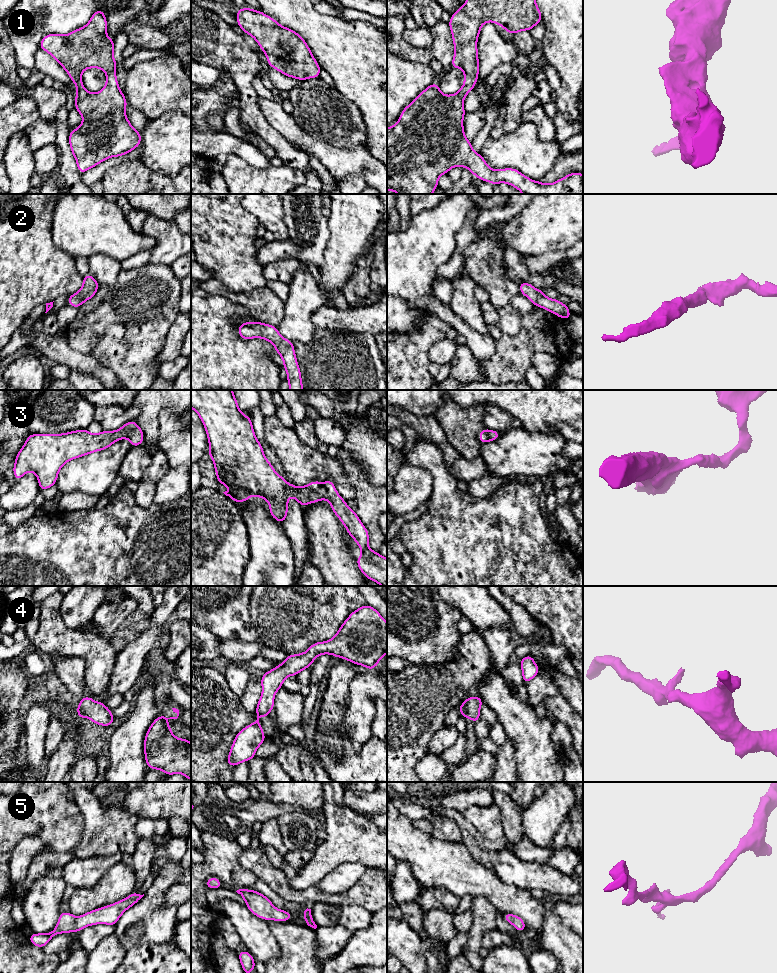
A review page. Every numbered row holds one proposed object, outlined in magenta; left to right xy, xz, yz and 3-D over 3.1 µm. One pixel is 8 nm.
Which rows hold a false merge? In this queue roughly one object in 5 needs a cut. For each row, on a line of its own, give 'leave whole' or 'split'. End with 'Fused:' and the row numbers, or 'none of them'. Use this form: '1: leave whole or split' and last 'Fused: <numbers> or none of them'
1: leave whole
2: leave whole
3: leave whole
4: leave whole
5: leave whole
Fused: none of them

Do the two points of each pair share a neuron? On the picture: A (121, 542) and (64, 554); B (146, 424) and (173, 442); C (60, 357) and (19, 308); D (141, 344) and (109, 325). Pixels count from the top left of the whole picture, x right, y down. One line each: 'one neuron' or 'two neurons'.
A: one neuron
B: two neurons
C: two neurons
D: one neuron

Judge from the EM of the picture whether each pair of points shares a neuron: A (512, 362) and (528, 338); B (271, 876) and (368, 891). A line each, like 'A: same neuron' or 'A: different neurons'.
A: same neuron
B: same neuron

